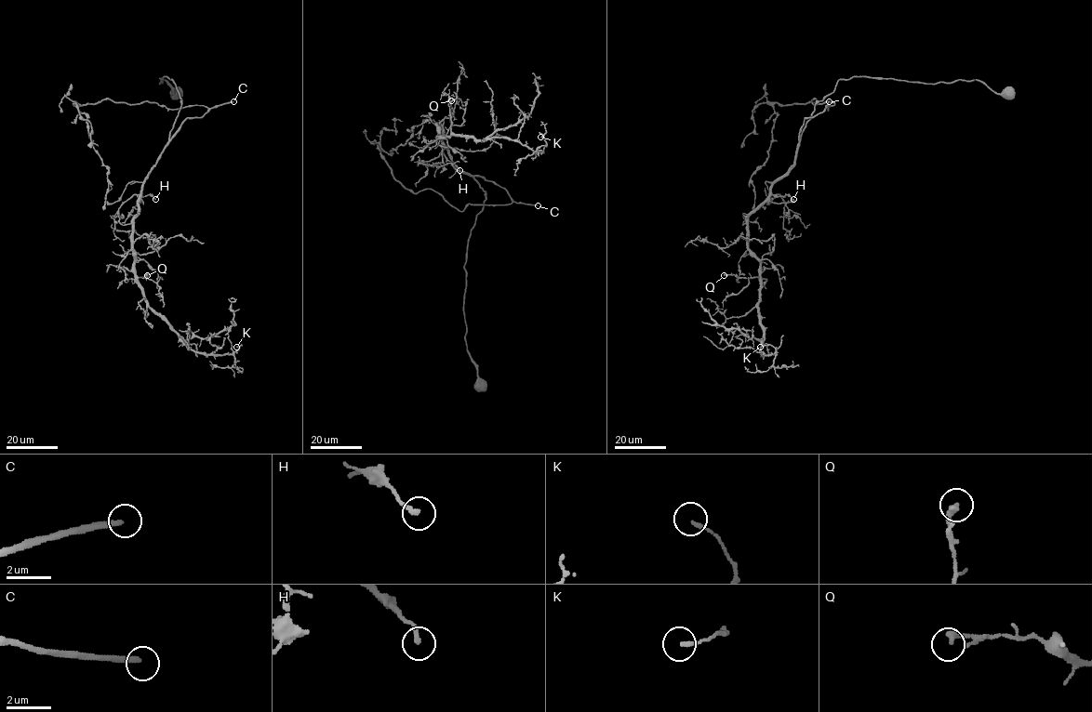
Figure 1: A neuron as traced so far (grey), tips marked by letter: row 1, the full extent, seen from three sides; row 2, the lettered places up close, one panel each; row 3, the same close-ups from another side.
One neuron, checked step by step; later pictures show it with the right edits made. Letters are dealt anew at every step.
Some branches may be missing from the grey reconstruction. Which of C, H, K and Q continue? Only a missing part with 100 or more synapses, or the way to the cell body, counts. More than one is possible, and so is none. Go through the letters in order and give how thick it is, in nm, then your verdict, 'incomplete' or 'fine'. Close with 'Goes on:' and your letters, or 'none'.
C: 240 nm thick; incomplete
H: 190 nm thick; fine
K: 160 nm thick; fine
Q: 280 nm thick; fine
Goes on: C

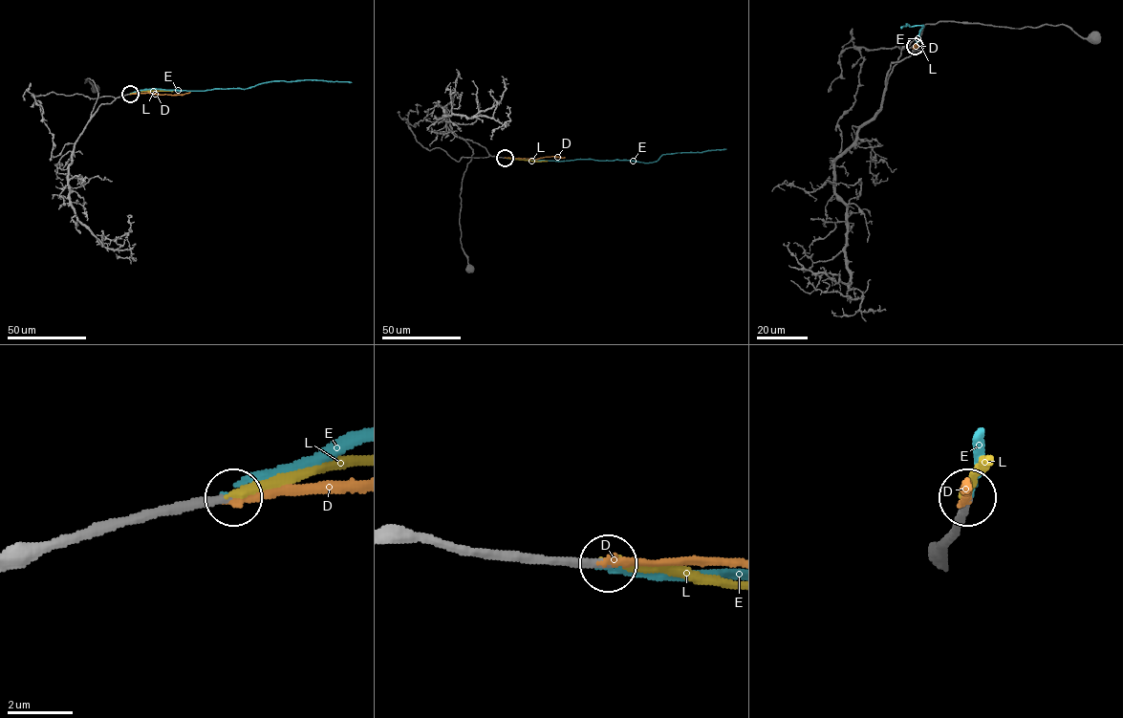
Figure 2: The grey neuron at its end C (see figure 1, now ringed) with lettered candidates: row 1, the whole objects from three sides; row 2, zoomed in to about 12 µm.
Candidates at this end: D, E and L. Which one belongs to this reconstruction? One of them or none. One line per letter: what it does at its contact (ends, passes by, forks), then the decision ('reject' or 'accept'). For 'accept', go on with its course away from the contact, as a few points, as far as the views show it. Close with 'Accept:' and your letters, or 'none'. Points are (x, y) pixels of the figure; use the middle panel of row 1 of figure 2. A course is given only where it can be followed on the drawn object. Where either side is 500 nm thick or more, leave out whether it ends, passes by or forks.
D: it ends; accept; course (505, 157), (565, 157)
E: it ends; reject
L: it ends; reject
Accept: D

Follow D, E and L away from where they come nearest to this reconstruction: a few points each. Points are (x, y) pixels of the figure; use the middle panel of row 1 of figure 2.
D: (505, 157), (565, 157)
E: (505, 158), (648, 163), (656, 162), (664, 154), (725, 148)
L: (505, 157), (547, 161)

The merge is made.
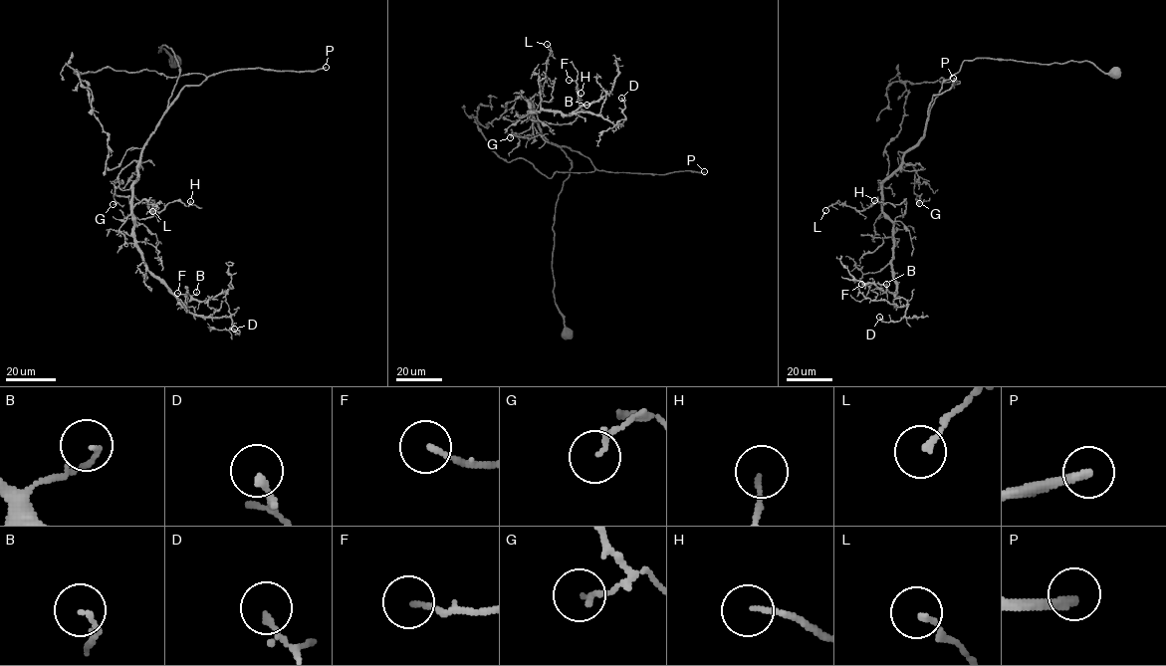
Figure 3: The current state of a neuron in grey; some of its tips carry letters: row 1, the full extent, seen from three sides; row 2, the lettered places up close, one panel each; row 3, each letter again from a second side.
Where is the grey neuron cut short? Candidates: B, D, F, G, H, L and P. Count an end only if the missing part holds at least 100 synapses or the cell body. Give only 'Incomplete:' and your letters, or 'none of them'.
Incomplete: P

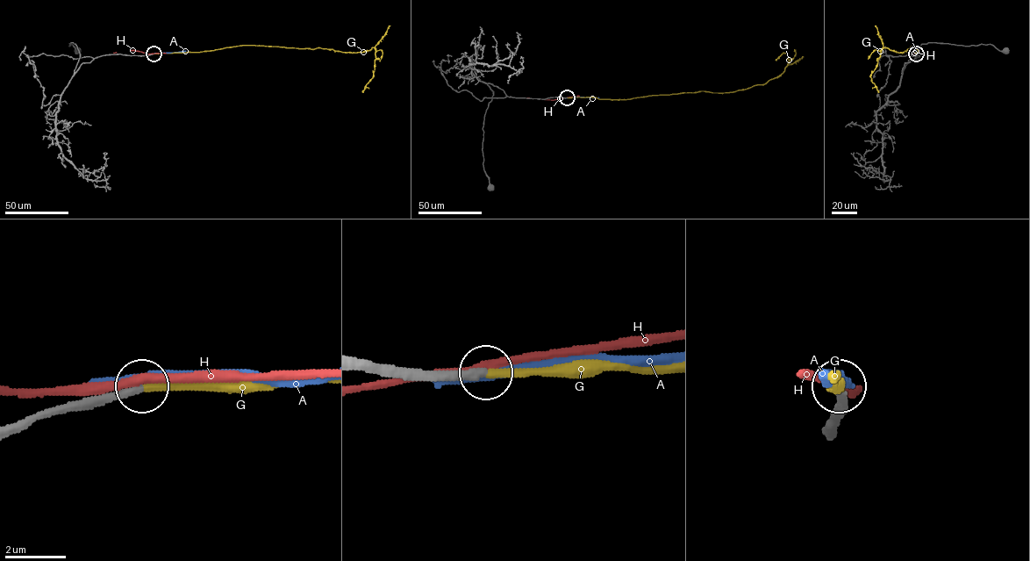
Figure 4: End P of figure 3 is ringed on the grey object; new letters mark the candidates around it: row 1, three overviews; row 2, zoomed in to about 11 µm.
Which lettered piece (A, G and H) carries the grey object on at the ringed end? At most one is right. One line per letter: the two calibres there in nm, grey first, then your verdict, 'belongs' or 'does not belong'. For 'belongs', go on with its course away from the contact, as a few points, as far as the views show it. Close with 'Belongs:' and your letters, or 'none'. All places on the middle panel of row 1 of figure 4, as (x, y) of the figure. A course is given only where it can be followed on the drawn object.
A: 320 nm thick on the grey side, 320 nm on the other; does not belong
G: 280 nm thick on the grey side, 240 nm on the other; belongs; it runs (567, 97), (628, 99), (701, 91), (733, 92), (763, 84), (777, 77), (789, 62), (786, 52), (776, 60)
H: 380 nm thick on the grey side, 280 nm on the other; does not belong
Belongs: G

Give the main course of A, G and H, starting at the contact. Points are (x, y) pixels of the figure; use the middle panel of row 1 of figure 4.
A: (567, 97), (598, 97)
G: (567, 97), (628, 99), (701, 91), (733, 92), (763, 84), (777, 77), (789, 62), (786, 52), (776, 60)
H: (566, 97), (554, 100), (526, 97)

